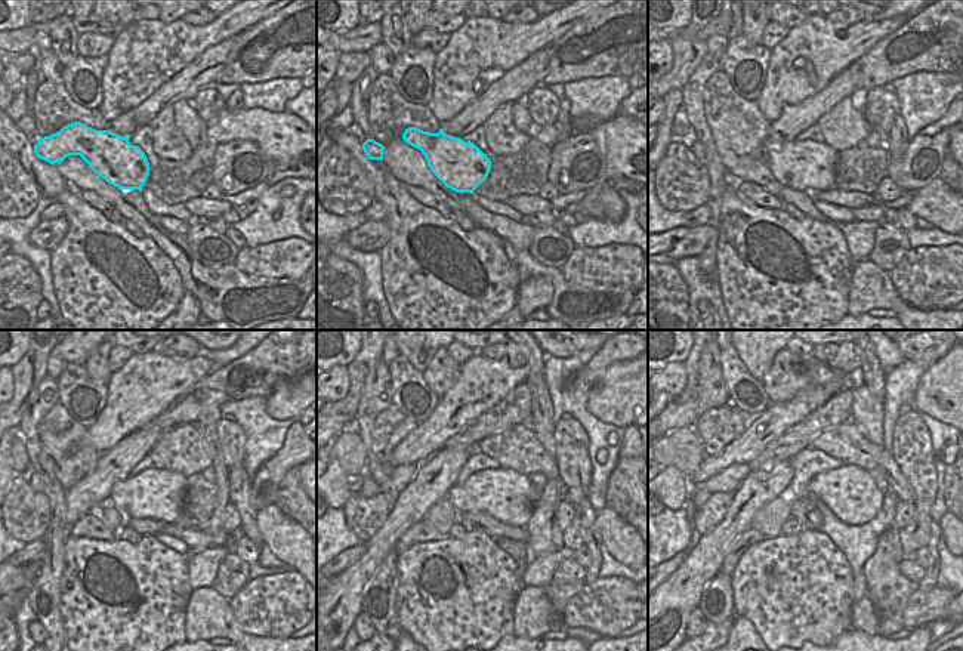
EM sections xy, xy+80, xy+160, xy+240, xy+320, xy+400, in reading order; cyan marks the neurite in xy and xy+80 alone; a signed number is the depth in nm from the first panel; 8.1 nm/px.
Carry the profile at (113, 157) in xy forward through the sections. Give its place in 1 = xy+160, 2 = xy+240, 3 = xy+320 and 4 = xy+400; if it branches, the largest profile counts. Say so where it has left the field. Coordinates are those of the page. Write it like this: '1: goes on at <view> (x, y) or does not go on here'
1: goes on at xy+160 (799, 166)
2: goes on at xy+240 (154, 493)
3: goes on at xy+320 (505, 494)
4: goes on at xy+400 (854, 497)

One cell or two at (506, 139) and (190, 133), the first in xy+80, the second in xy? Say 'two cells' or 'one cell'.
two cells

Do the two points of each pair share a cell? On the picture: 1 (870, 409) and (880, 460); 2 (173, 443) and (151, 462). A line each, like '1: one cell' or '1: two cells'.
1: two cells
2: two cells

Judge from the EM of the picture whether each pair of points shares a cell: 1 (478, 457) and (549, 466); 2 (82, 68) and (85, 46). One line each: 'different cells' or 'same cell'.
1: different cells
2: different cells

